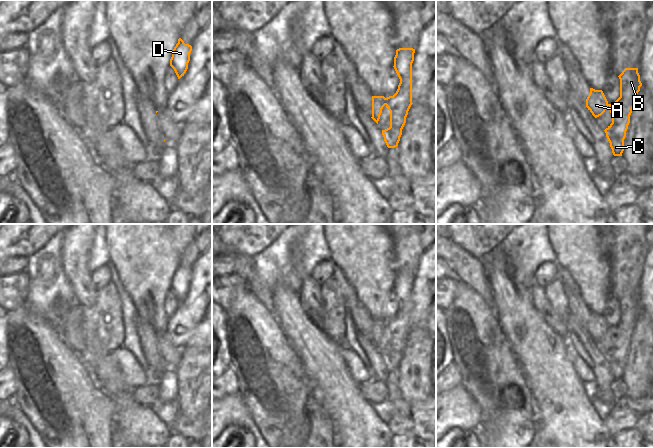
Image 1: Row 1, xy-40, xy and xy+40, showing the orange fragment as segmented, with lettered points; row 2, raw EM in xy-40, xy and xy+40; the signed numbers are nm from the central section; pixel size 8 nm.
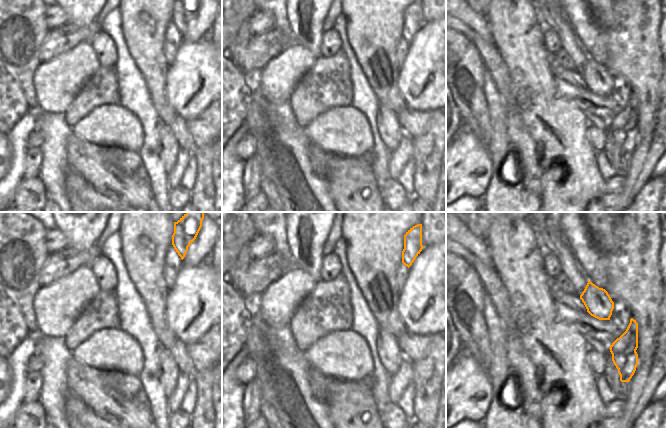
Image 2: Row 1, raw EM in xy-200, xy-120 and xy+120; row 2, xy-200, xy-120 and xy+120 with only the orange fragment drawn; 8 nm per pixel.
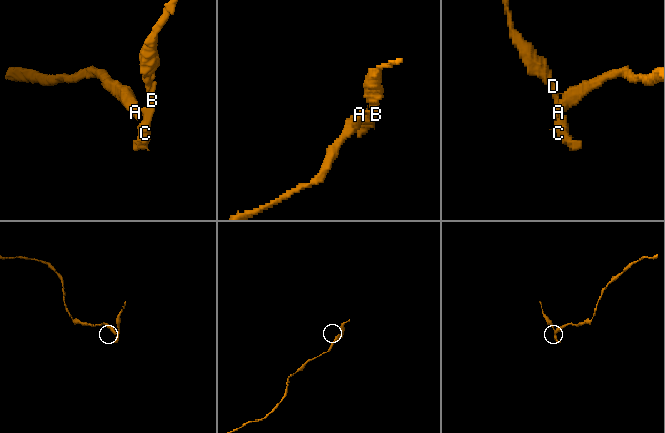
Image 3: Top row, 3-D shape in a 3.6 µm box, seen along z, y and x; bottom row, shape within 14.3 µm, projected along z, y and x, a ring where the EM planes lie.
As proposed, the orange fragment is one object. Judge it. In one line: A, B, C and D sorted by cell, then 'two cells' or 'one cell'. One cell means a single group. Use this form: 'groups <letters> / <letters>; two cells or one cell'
groups A / B C D; two cells

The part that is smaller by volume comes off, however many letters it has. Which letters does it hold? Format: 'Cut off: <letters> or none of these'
Cut off: B, C, D

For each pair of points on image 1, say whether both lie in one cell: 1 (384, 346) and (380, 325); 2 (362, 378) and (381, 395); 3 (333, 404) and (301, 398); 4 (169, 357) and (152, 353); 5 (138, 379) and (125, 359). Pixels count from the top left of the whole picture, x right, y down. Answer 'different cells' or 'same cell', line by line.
1: same cell
2: different cells
3: different cells
4: different cells
5: same cell

